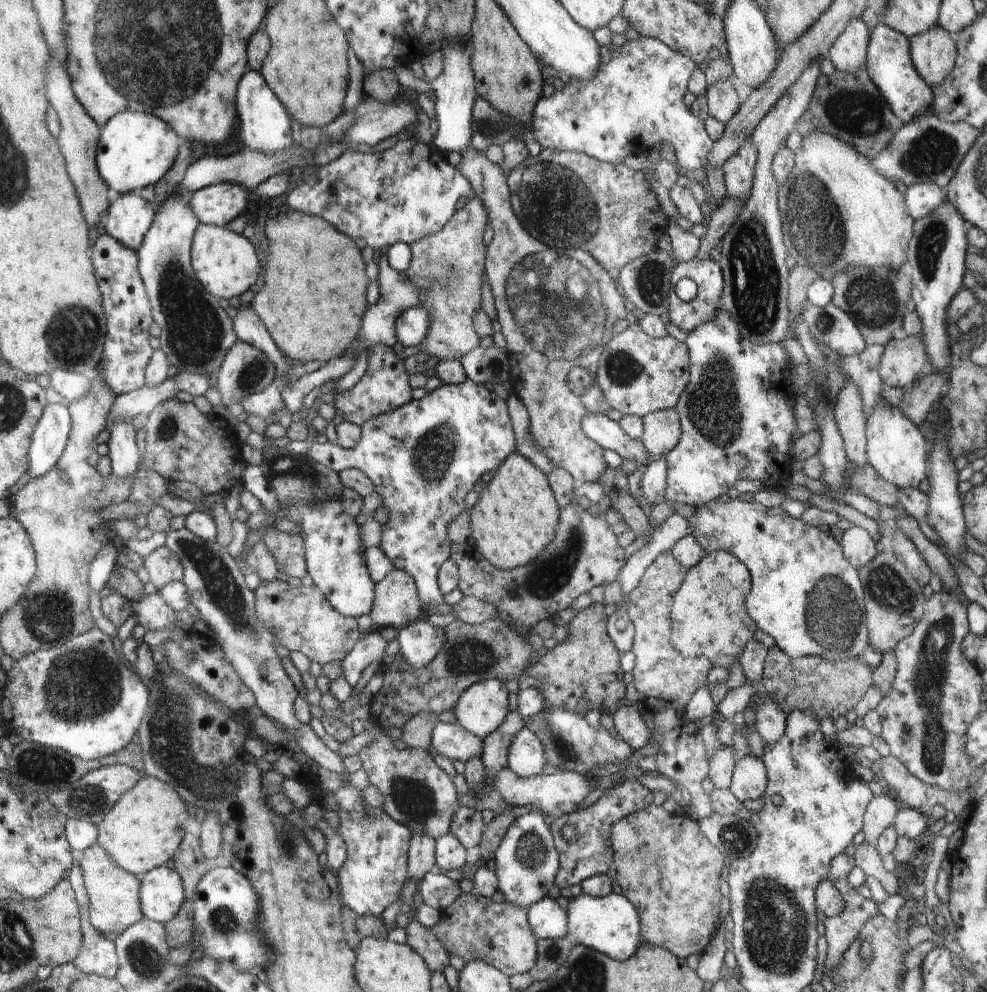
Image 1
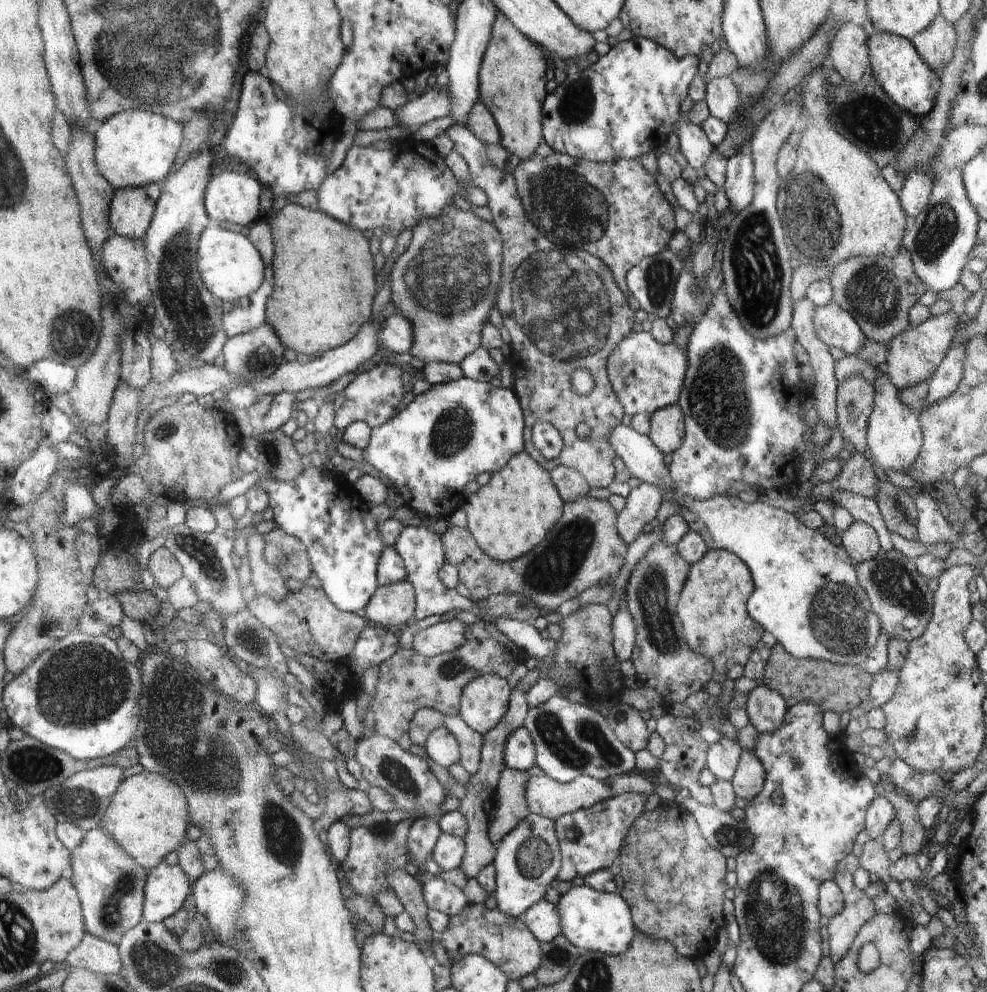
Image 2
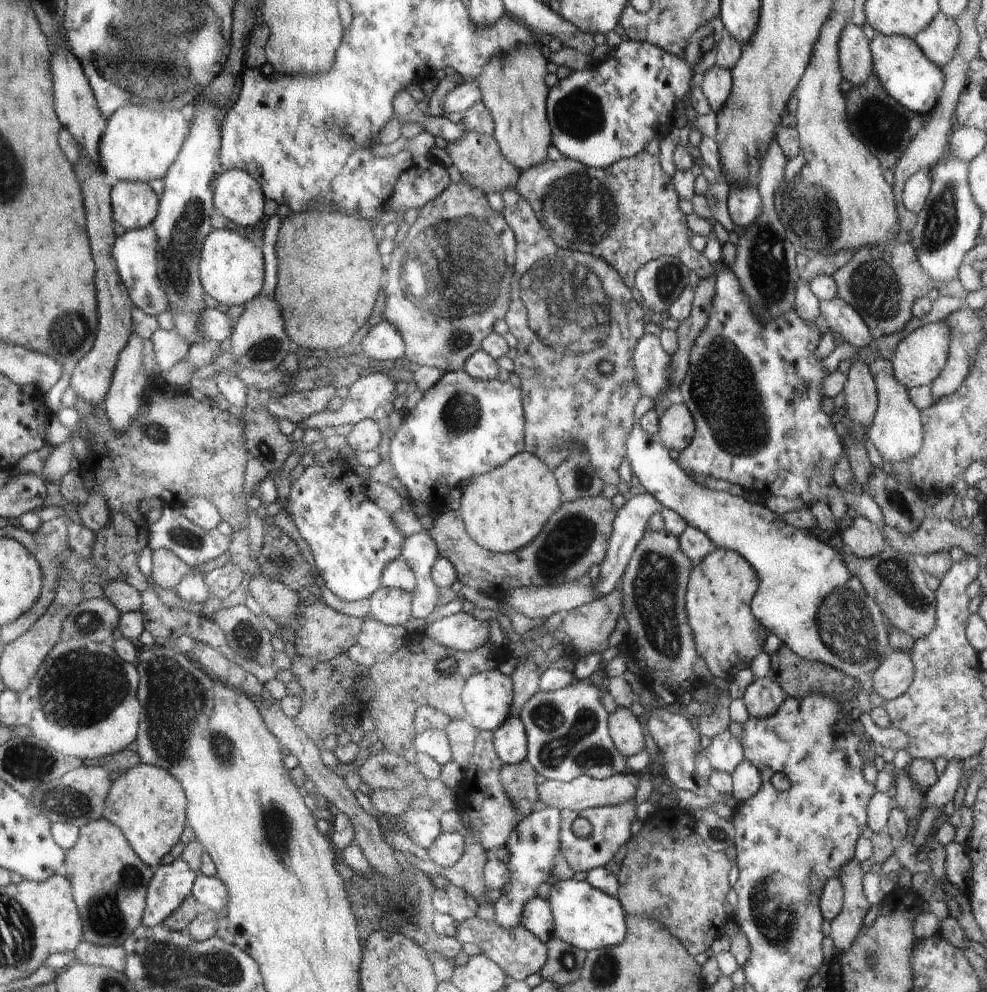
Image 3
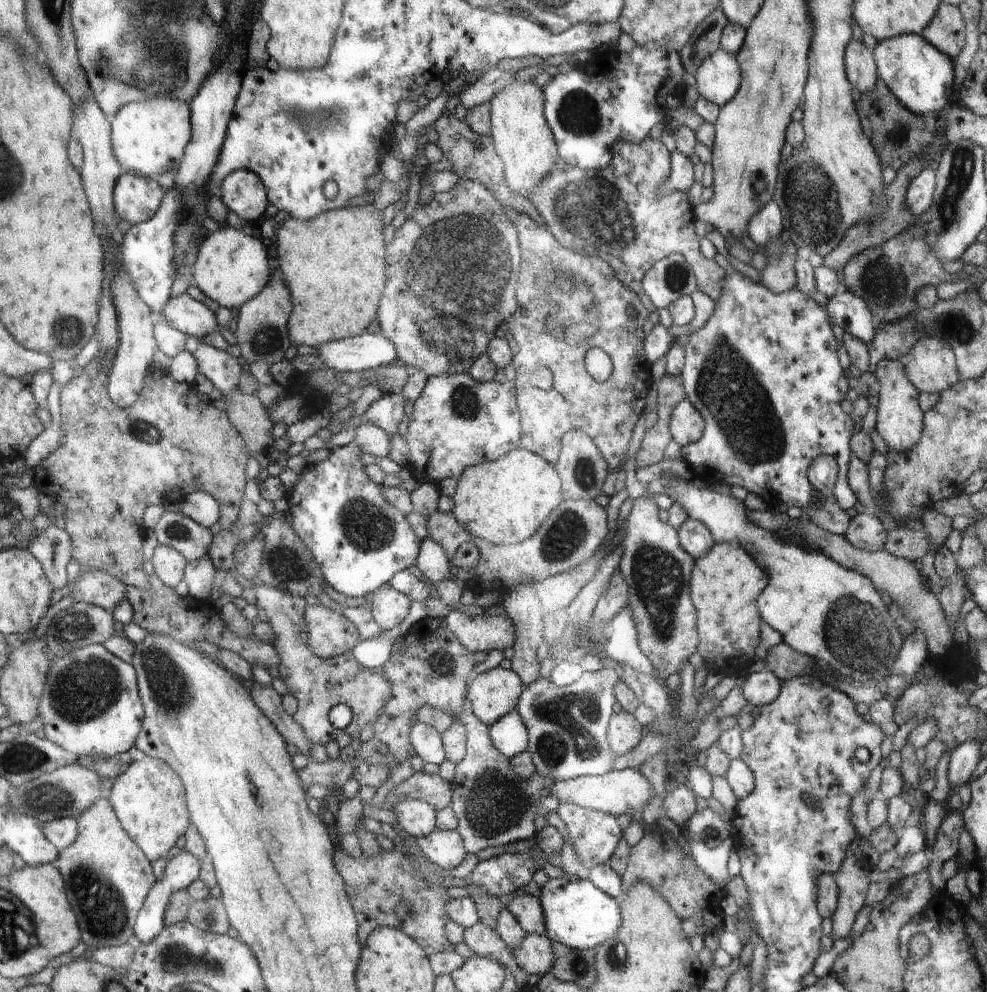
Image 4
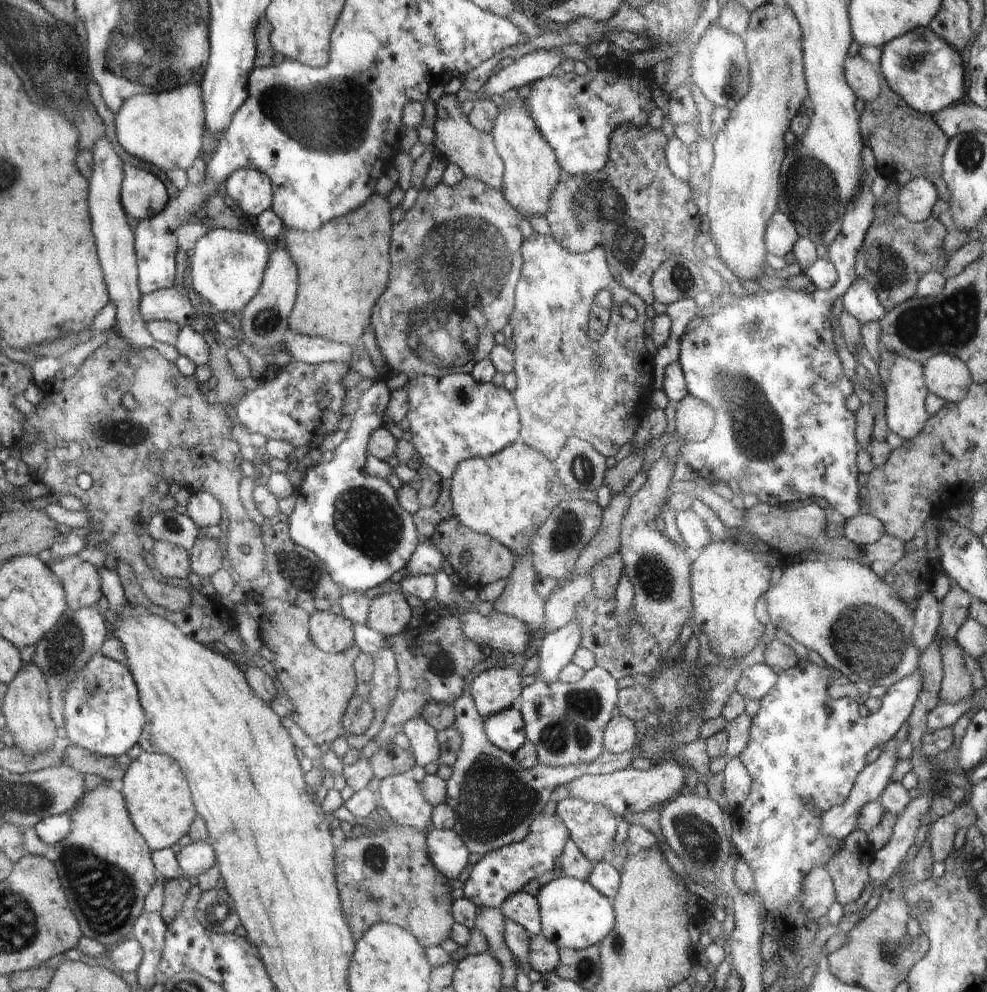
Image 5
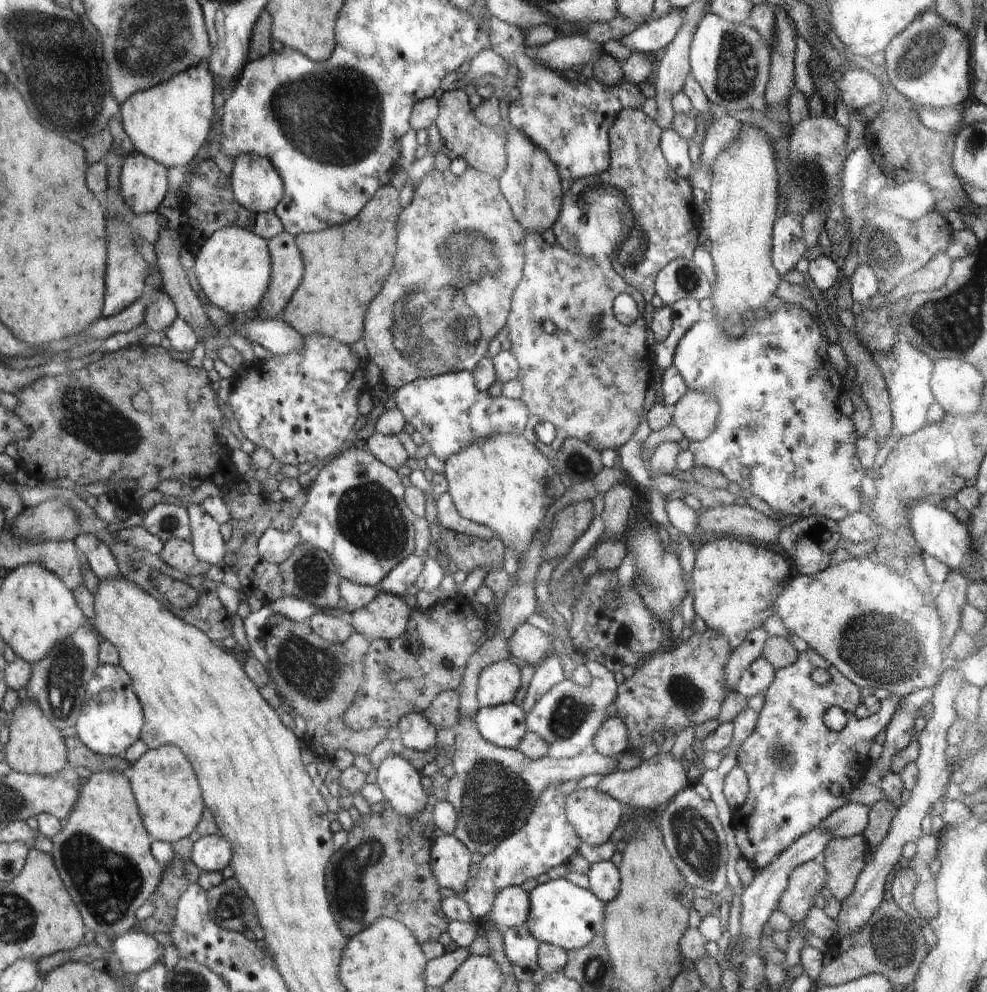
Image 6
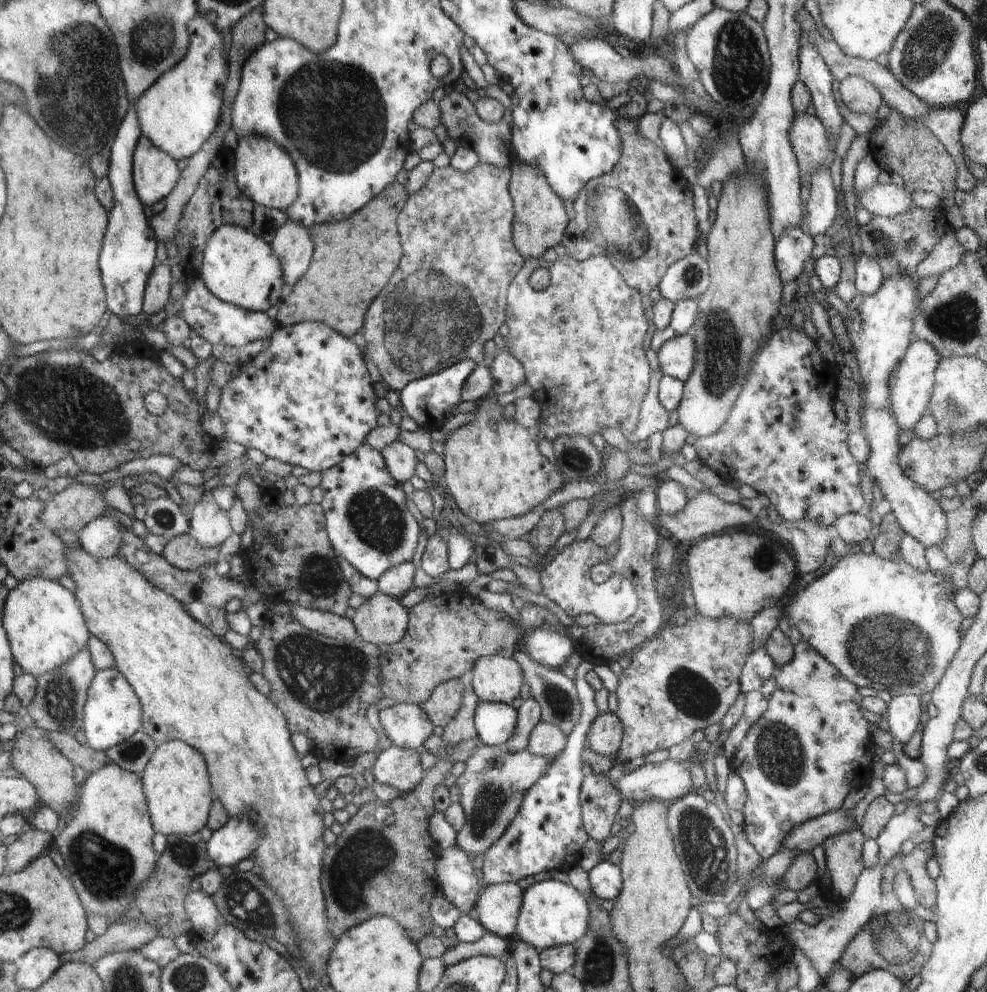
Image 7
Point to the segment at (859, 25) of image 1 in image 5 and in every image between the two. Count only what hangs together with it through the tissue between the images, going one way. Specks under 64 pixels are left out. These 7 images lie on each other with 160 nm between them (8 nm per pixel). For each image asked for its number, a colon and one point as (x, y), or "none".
2: (849, 50)
3: (856, 63)
4: (861, 70)
5: (865, 82)

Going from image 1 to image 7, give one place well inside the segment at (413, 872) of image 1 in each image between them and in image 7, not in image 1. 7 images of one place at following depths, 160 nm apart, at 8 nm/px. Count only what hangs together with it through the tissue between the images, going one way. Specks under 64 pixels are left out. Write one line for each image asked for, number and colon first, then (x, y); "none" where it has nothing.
2: (424, 833)
3: (422, 826)
4: (417, 817)
5: (403, 799)
6: (399, 780)
7: (399, 767)

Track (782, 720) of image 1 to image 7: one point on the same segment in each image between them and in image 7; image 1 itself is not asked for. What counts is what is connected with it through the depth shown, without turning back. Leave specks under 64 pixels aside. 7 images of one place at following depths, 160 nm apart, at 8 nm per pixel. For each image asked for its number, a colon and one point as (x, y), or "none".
2: (767, 708)
3: (763, 697)
4: (759, 688)
5: (756, 681)
6: (758, 676)
7: (759, 667)

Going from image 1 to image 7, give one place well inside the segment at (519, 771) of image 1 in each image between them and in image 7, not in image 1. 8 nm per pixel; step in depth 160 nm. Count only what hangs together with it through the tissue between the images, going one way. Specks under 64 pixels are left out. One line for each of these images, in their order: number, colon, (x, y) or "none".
2: (519, 750)
3: (510, 740)
4: (508, 734)
5: (506, 730)
6: (503, 725)
7: (495, 723)

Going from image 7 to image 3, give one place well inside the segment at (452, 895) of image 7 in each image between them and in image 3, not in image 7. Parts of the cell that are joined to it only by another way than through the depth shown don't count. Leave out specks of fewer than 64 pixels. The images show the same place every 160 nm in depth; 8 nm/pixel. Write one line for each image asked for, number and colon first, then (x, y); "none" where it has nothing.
3: (448, 847)
4: (445, 849)
5: (448, 853)
6: (450, 858)

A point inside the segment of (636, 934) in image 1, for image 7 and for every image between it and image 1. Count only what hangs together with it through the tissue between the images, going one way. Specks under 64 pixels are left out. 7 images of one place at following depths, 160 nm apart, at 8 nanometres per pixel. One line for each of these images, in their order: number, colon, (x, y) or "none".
2: (592, 920)
3: (585, 917)
4: (580, 915)
5: (575, 915)
6: (562, 914)
7: (554, 913)

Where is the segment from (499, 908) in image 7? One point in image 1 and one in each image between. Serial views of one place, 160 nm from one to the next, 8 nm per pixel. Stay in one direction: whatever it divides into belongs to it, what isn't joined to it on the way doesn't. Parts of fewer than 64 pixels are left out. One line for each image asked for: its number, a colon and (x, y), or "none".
1: (547, 919)
2: (542, 918)
3: (537, 918)
4: (529, 911)
5: (521, 908)
6: (511, 908)

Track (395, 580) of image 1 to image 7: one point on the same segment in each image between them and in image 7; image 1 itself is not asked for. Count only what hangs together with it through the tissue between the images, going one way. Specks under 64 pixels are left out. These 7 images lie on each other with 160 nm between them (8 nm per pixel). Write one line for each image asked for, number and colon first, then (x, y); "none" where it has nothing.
2: (394, 604)
3: (391, 606)
4: (389, 607)
5: (389, 613)
6: (386, 616)
7: (381, 620)

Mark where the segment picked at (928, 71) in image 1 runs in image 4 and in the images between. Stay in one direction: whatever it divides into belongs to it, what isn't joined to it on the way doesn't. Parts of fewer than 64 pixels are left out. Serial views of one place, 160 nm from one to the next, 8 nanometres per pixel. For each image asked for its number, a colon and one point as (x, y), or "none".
2: (935, 44)
3: (938, 41)
4: (946, 31)

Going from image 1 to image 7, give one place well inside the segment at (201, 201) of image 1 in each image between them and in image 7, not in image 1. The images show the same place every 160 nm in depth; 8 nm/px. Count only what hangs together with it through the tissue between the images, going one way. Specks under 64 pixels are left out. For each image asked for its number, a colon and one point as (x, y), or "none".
2: (234, 196)
3: (238, 196)
4: (243, 191)
5: (251, 190)
6: (258, 184)
7: (266, 173)

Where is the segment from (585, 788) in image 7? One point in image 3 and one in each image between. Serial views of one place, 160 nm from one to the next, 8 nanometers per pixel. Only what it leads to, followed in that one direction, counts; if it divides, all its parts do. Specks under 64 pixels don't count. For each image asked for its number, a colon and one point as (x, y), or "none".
3: (611, 824)
4: (593, 834)
5: (592, 827)
6: (594, 814)

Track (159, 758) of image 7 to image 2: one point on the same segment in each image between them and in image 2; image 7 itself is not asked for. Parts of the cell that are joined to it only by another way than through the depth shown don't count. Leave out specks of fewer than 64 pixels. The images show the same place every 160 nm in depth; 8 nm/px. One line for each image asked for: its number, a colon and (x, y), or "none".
2: (148, 816)
3: (149, 805)
4: (151, 800)
5: (158, 799)
6: (166, 788)

